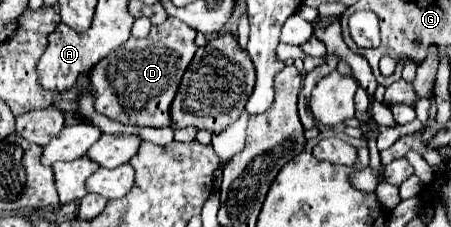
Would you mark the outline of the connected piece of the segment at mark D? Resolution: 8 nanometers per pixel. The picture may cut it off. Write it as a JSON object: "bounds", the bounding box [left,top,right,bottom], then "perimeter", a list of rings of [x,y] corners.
{"bounds":[89,18,197,128],"perimeter":[[[167,18],[163,24],[153,26],[147,38],[131,36],[89,72],[95,110],[121,124],[153,128],[171,126],[169,106],[177,94],[181,76],[197,50],[195,36],[197,32],[177,18]]]}

